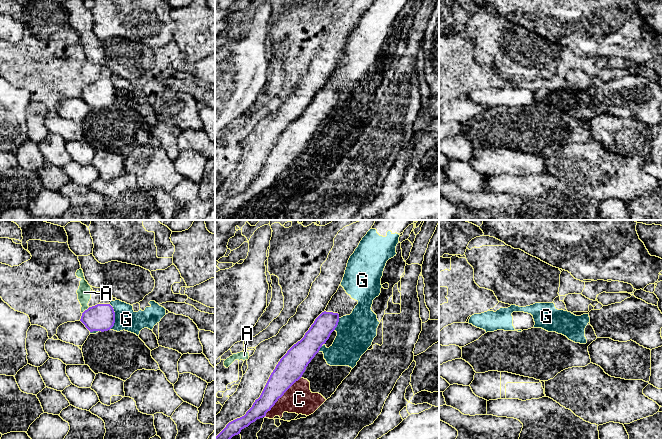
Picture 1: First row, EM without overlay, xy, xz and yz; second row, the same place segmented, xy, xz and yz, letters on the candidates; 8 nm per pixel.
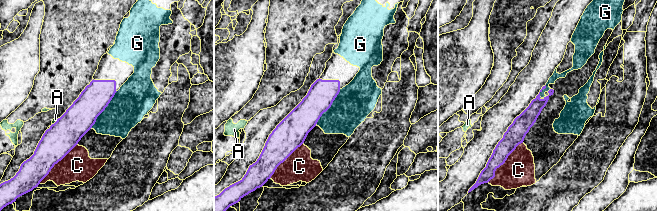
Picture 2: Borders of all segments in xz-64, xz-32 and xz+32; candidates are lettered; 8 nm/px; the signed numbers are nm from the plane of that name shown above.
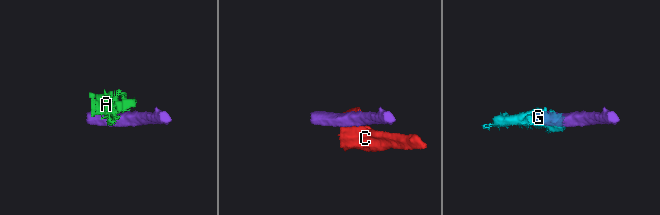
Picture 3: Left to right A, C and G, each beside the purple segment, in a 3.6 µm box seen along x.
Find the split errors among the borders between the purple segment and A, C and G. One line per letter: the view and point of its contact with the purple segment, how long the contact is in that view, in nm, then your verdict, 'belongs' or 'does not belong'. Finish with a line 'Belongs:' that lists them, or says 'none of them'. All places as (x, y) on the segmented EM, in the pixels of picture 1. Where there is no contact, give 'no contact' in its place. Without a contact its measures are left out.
A: contact xy (85, 310); length 80 nm; does not belong
C: contact xz (281, 396); length 440 nm; does not belong
G: contact xy (114, 317); length 200 nm; belongs
Belongs: G

